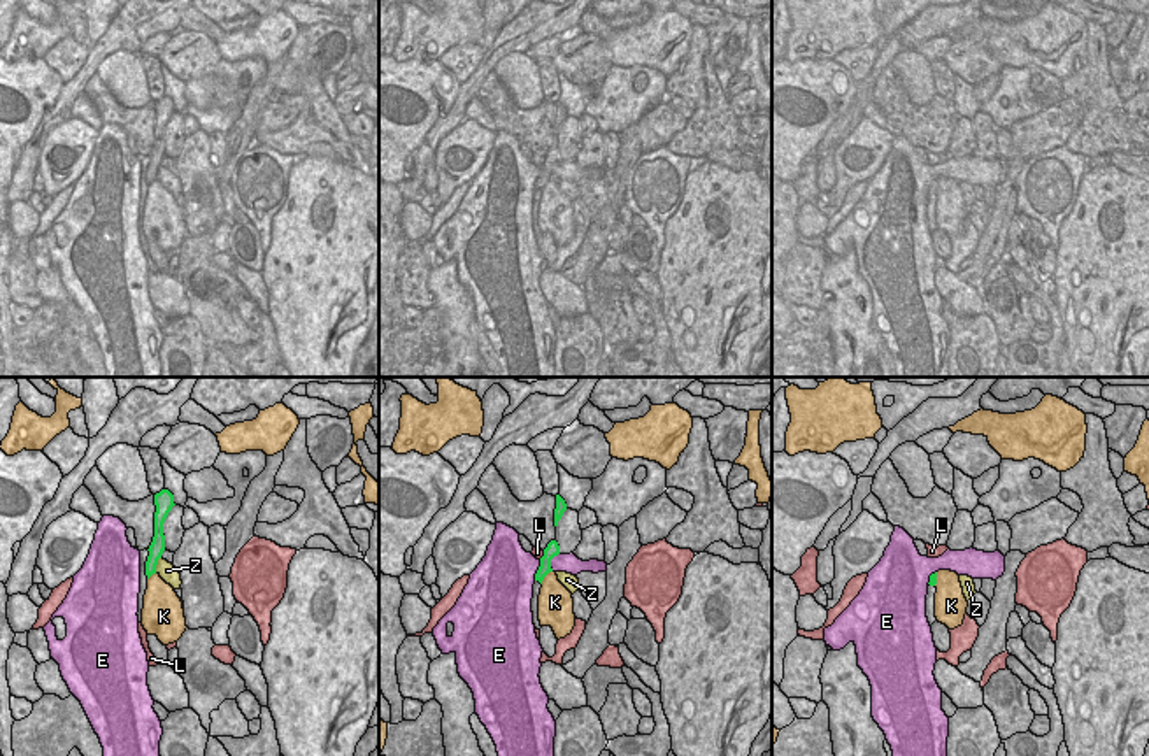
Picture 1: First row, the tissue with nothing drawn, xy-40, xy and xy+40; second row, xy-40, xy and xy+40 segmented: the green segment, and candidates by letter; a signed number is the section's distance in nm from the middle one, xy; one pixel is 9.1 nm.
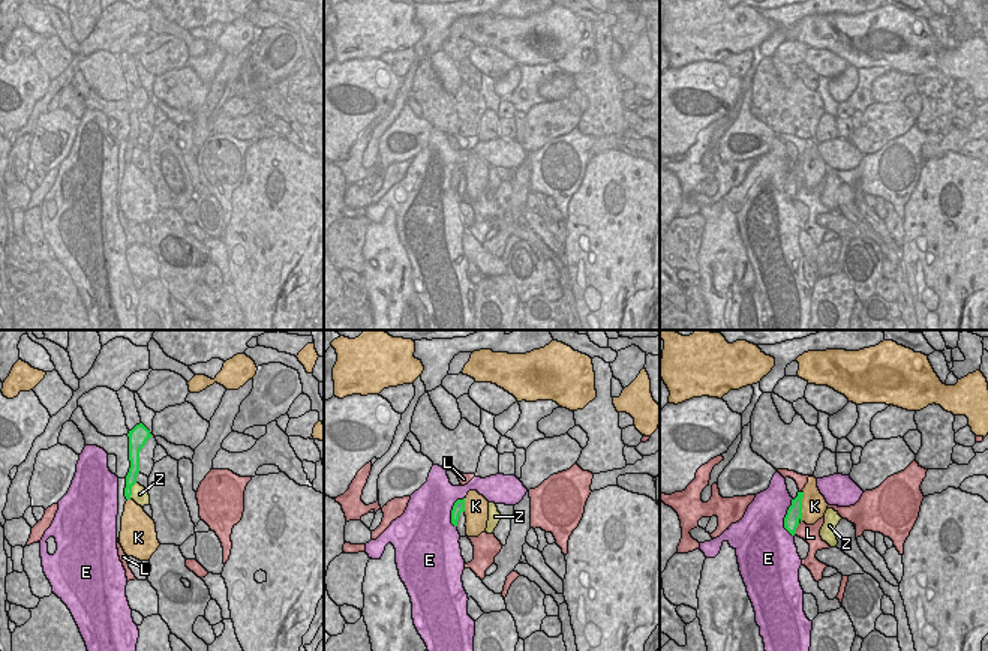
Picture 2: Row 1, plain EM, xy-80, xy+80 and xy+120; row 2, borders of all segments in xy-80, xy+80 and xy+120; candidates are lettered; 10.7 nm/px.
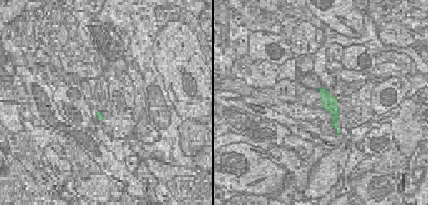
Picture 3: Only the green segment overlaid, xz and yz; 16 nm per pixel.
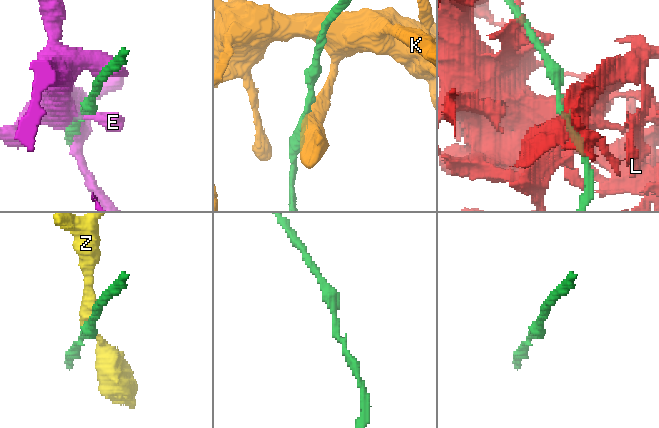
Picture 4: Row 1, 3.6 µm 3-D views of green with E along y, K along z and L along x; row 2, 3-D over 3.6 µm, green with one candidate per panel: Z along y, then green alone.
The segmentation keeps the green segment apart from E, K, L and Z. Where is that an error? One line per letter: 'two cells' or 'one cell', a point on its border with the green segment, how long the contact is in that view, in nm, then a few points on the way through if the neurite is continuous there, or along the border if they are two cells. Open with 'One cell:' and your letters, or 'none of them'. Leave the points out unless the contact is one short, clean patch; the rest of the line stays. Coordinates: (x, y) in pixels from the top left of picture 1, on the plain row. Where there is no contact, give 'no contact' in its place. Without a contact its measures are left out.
One cell: none of them
E: two cells | xy (537, 178) | 200 nm
K: two cells | xy (544, 183) | 160 nm | along xy (551, 178), (541, 190)
L: two cells | xy (544, 162) | 100 nm
Z: two cells | xy-40 (157, 171) | 170 nm | along xy-40 (160, 164), (155, 179)

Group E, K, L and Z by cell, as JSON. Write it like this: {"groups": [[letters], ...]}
{"groups": [["E"], ["K"], ["L"], ["Z"]]}

